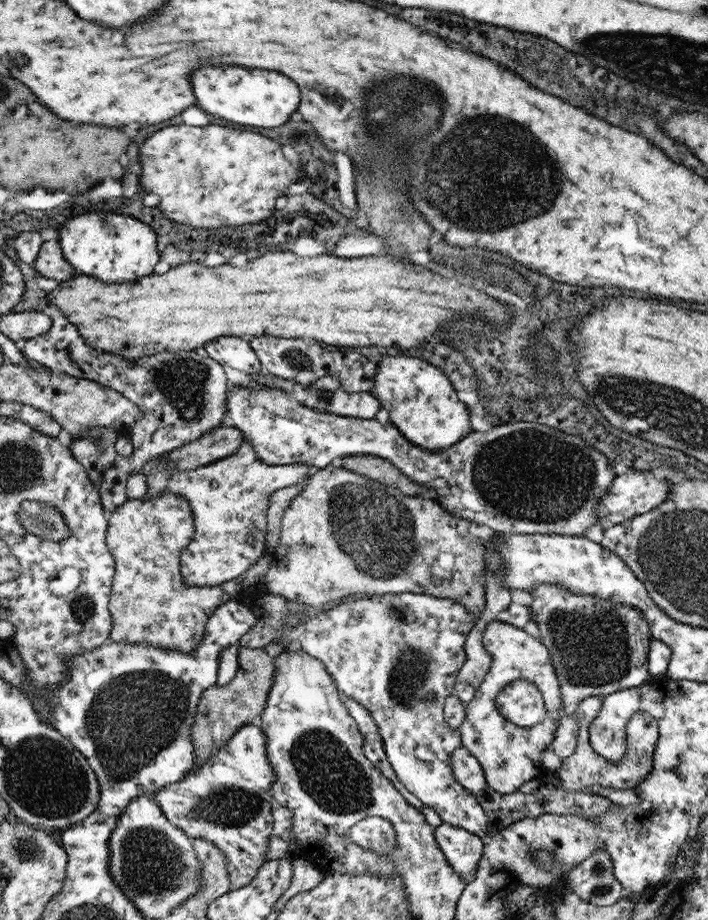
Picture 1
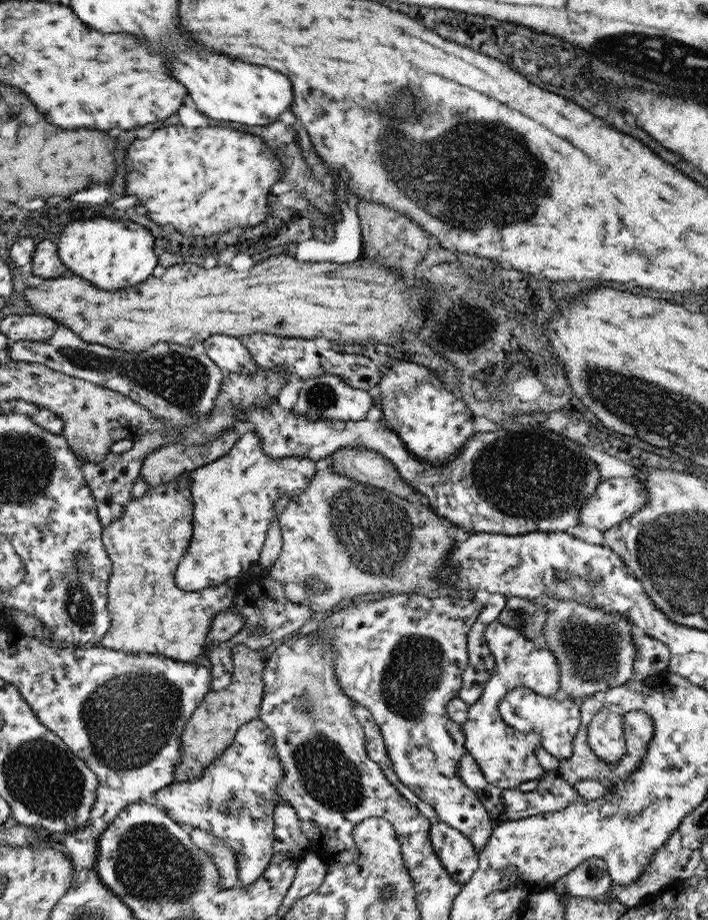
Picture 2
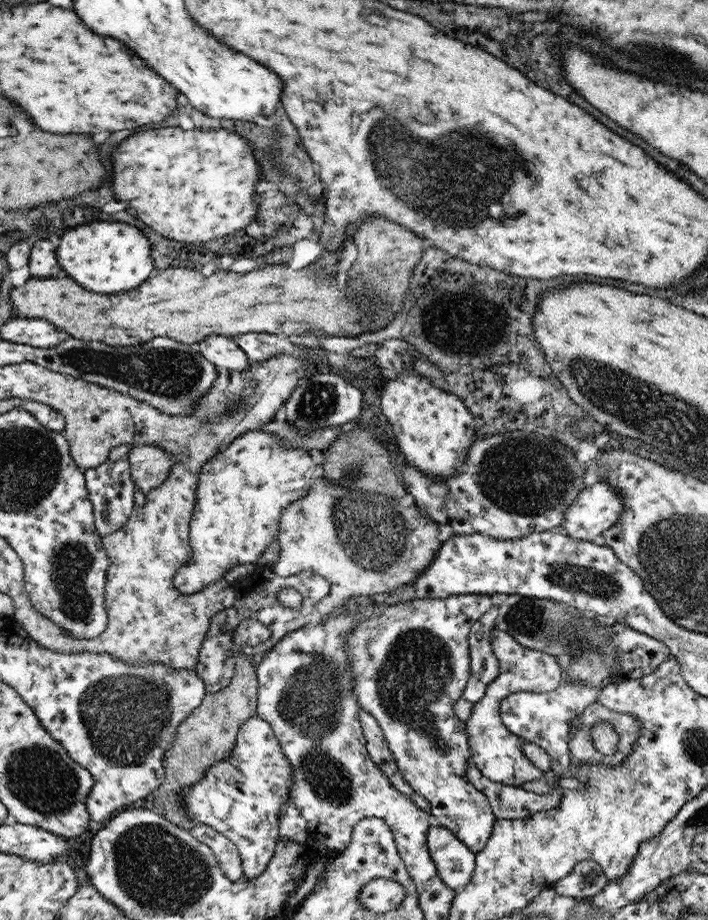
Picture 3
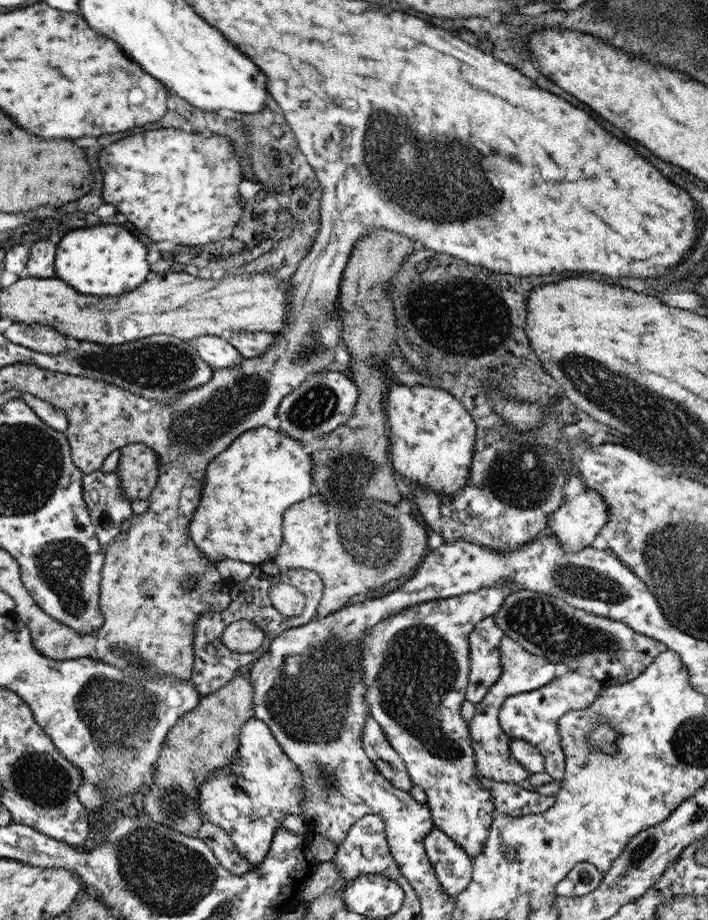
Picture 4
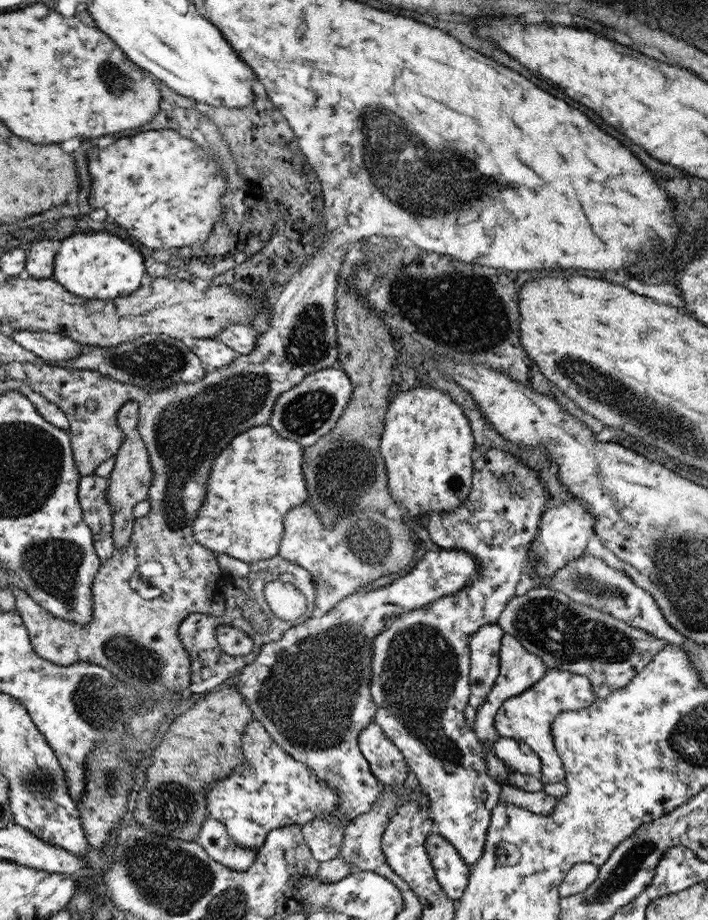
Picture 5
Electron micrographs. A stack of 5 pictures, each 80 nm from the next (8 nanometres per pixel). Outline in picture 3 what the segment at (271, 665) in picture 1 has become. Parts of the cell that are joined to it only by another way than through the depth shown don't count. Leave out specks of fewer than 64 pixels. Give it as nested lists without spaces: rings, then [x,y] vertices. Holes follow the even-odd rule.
[[[233,650],[234,671],[228,685],[216,693],[208,693],[199,707],[179,724],[173,736],[168,752],[163,754],[163,766],[166,770],[164,782],[152,794],[153,802],[161,807],[160,816],[184,830],[190,830],[196,823],[181,808],[180,792],[199,782],[218,761],[223,761],[235,747],[236,732],[240,724],[256,714],[258,681],[255,664],[257,659],[244,657]]]

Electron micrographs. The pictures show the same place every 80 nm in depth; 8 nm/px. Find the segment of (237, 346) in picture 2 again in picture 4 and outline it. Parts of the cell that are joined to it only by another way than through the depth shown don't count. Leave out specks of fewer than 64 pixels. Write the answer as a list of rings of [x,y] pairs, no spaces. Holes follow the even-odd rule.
[[[203,335],[191,340],[191,345],[213,370],[231,368],[245,359],[225,339]]]

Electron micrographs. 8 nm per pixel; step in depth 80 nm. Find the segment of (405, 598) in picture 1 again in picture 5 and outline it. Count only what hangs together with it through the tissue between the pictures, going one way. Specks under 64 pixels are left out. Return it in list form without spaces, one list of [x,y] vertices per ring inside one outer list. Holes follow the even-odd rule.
[[[489,448],[473,459],[473,490],[456,510],[430,512],[422,522],[427,544],[443,550],[465,550],[480,561],[478,577],[461,590],[442,596],[431,604],[400,614],[385,624],[372,642],[371,697],[376,703],[372,722],[380,725],[384,736],[404,756],[410,770],[418,780],[432,815],[437,832],[456,847],[469,868],[484,854],[484,840],[493,809],[500,801],[500,785],[488,776],[485,768],[483,745],[465,724],[463,708],[467,706],[469,637],[484,624],[495,623],[508,600],[514,597],[521,570],[528,566],[529,546],[539,524],[541,506],[550,494],[542,486],[538,472],[503,450]]]

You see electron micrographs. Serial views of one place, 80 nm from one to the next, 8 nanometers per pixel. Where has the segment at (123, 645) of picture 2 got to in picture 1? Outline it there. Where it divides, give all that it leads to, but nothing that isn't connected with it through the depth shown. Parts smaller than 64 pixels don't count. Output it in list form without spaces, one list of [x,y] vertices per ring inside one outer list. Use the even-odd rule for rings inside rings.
[[[145,494],[141,498],[127,499],[107,518],[109,548],[113,548],[113,556],[117,556],[117,584],[113,584],[113,600],[108,600],[108,608],[113,608],[113,636],[108,636],[108,642],[151,644],[175,652],[195,651],[209,615],[231,597],[219,586],[188,584],[181,575],[180,555],[195,531],[191,505],[176,494],[156,497]]]

